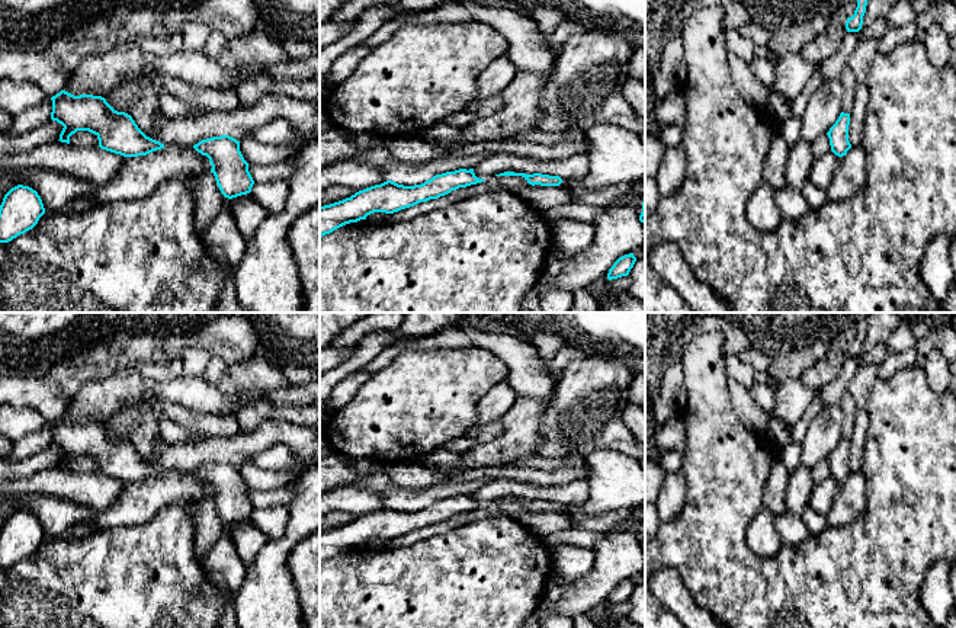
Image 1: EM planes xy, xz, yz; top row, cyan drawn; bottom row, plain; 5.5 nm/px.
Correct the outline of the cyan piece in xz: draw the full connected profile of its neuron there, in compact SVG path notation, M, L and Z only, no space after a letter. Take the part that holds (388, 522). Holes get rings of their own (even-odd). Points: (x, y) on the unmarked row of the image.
M459 494L436 500L430 506L414 512L386 506L359 516L343 526L320 532L320 563L346 550L366 545L373 538L394 539L484 506L475 502L474 494Z

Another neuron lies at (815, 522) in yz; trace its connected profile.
M806 507L801 518L806 525L809 535L819 535L828 528L825 515L817 513L811 507Z

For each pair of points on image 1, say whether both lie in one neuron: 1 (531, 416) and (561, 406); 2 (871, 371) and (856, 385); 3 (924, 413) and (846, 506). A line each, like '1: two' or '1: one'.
1: two
2: one
3: two

